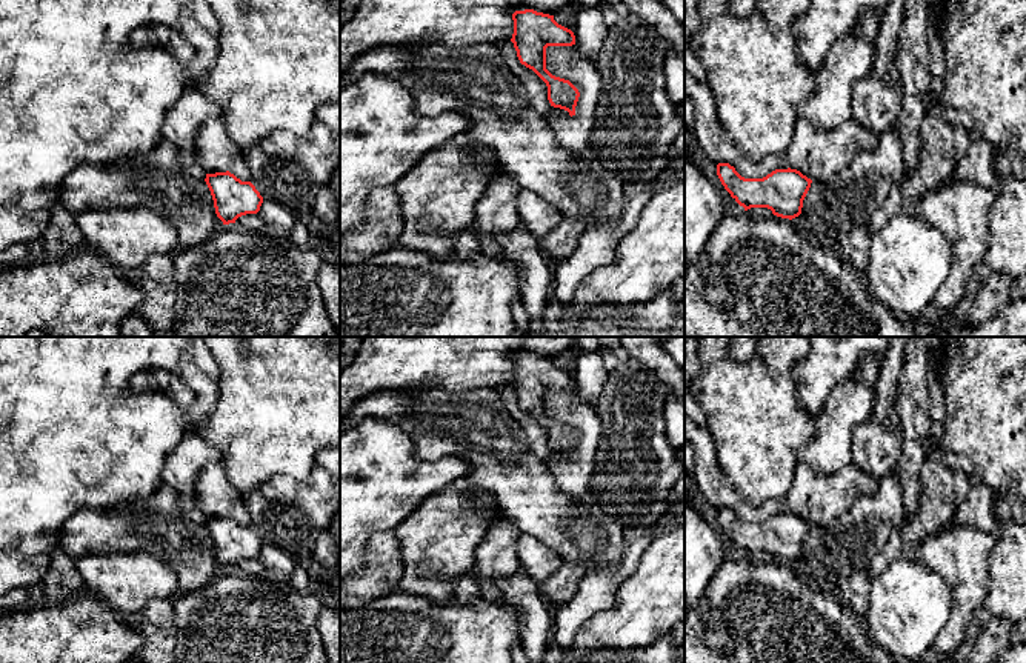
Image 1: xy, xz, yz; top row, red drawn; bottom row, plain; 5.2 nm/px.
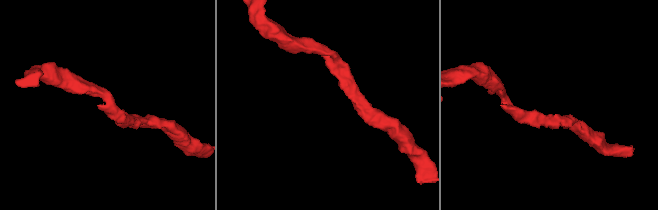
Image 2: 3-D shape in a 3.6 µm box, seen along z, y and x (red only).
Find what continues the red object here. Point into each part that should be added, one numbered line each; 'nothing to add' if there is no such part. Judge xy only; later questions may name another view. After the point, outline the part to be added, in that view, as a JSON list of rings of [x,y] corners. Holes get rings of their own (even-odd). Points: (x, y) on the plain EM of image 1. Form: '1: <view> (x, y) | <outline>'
nothing to add

